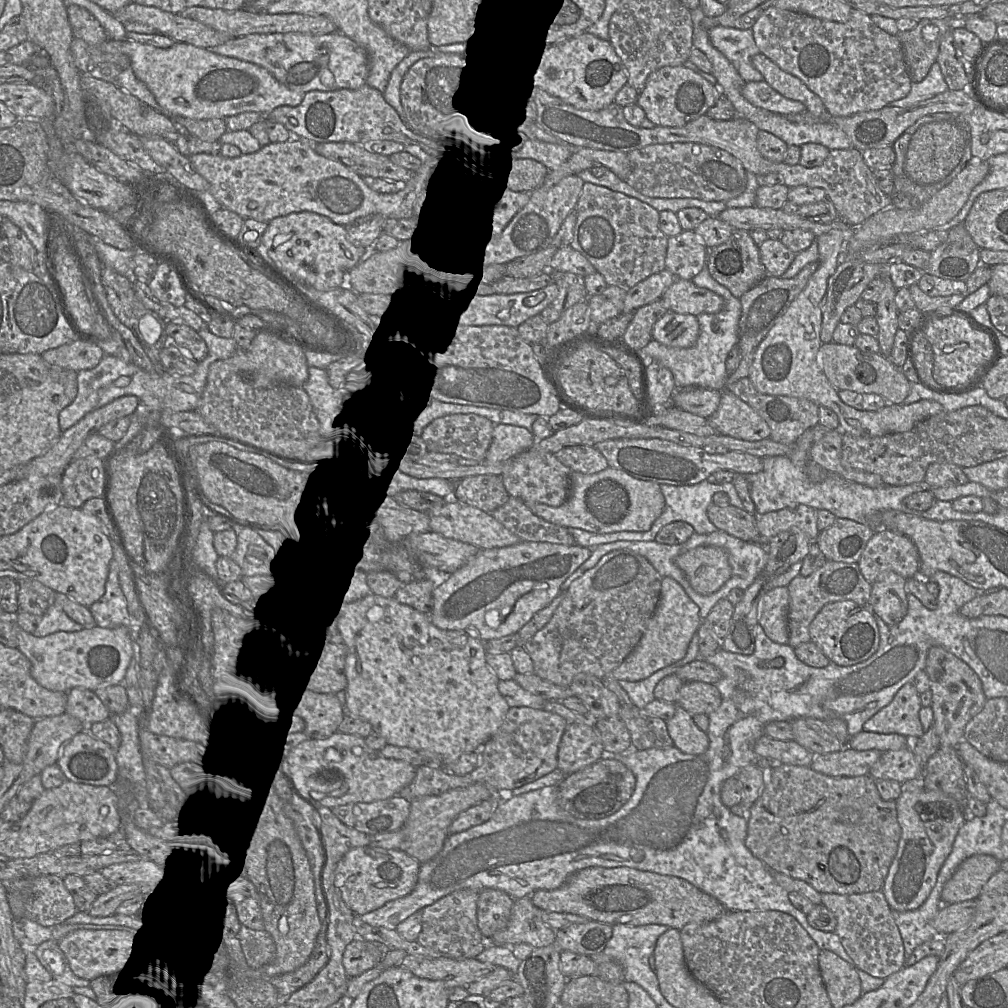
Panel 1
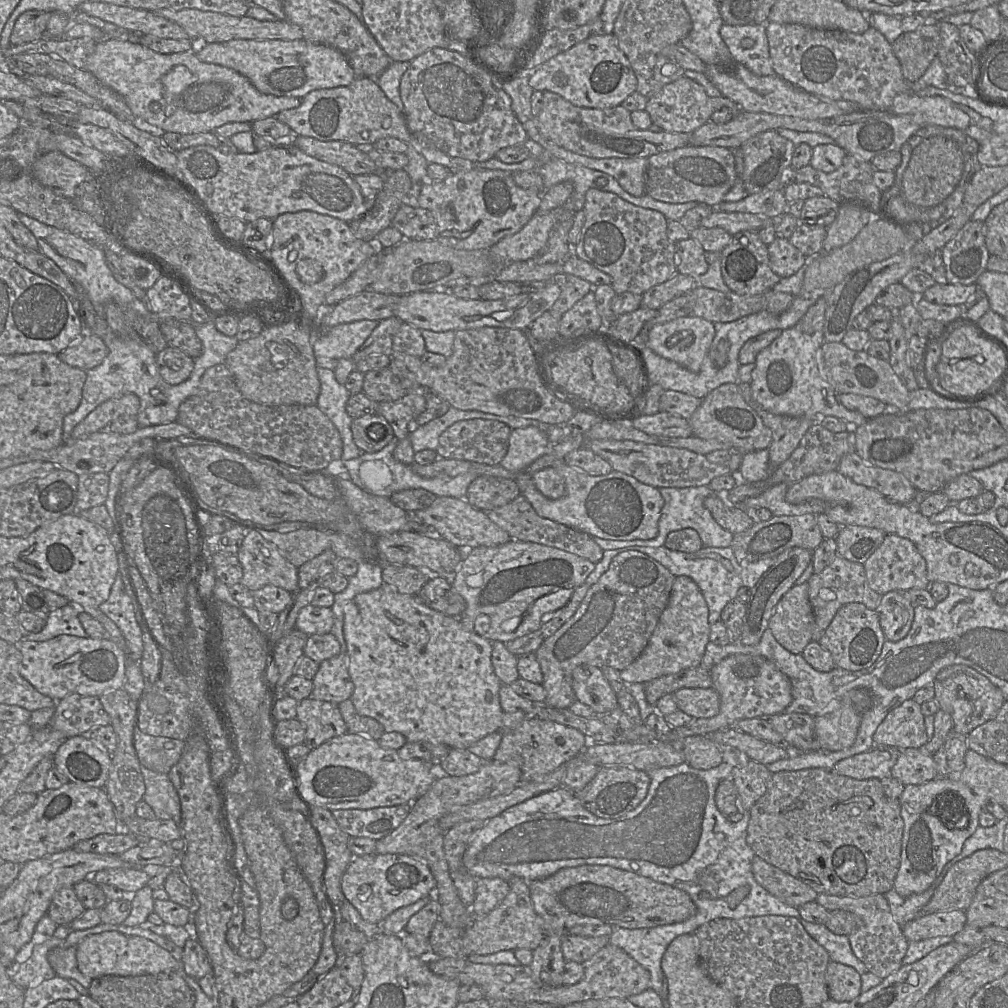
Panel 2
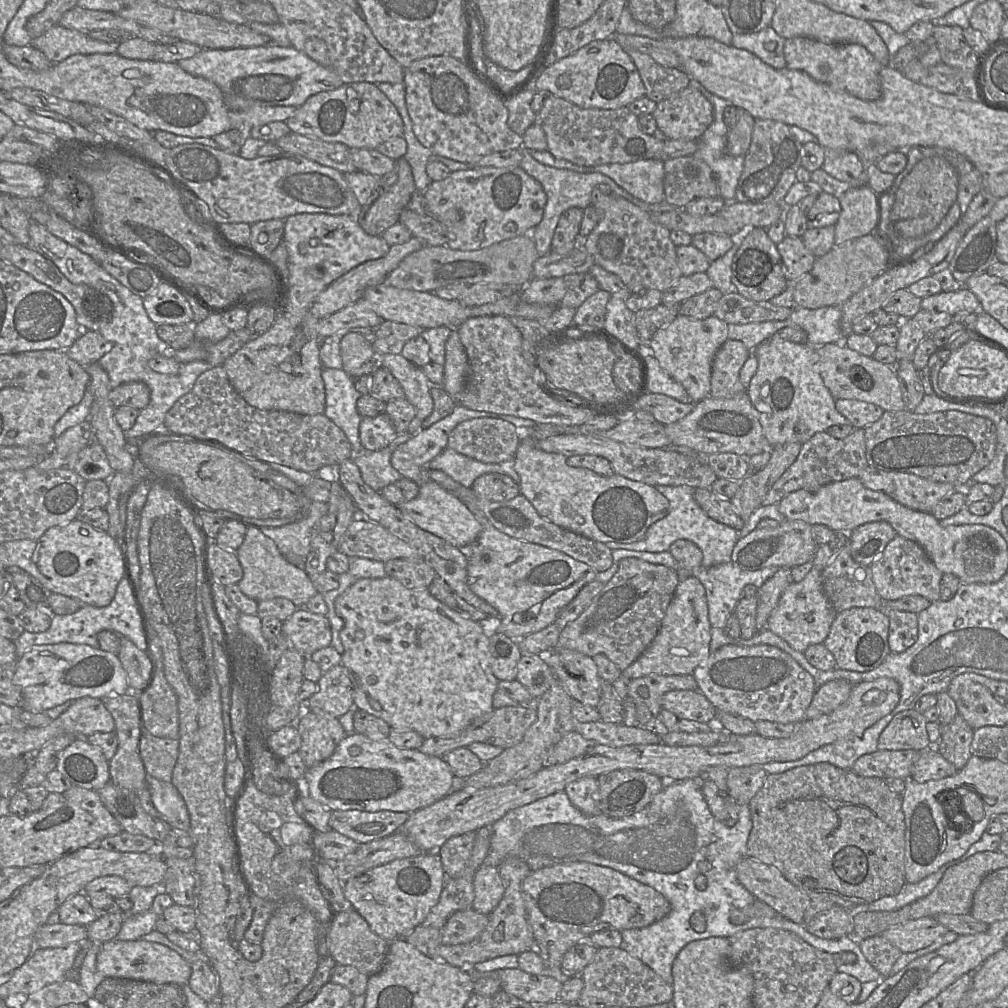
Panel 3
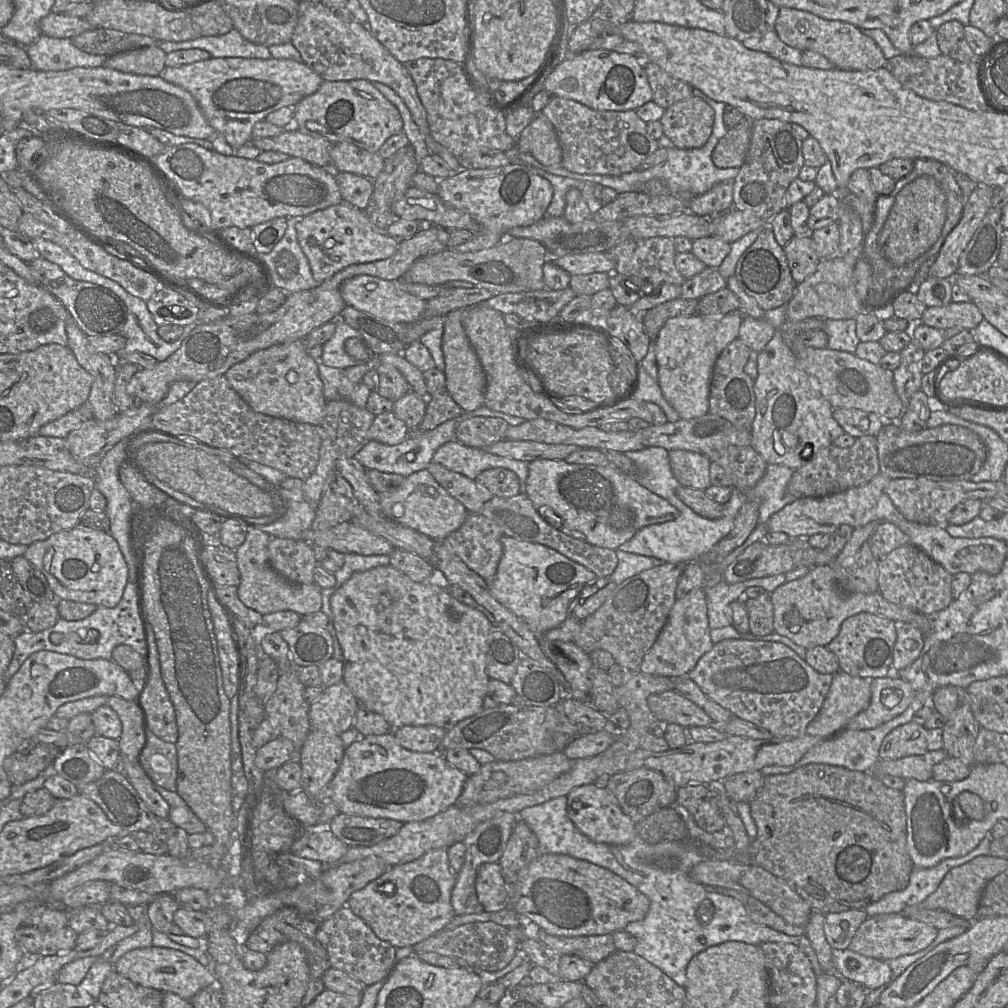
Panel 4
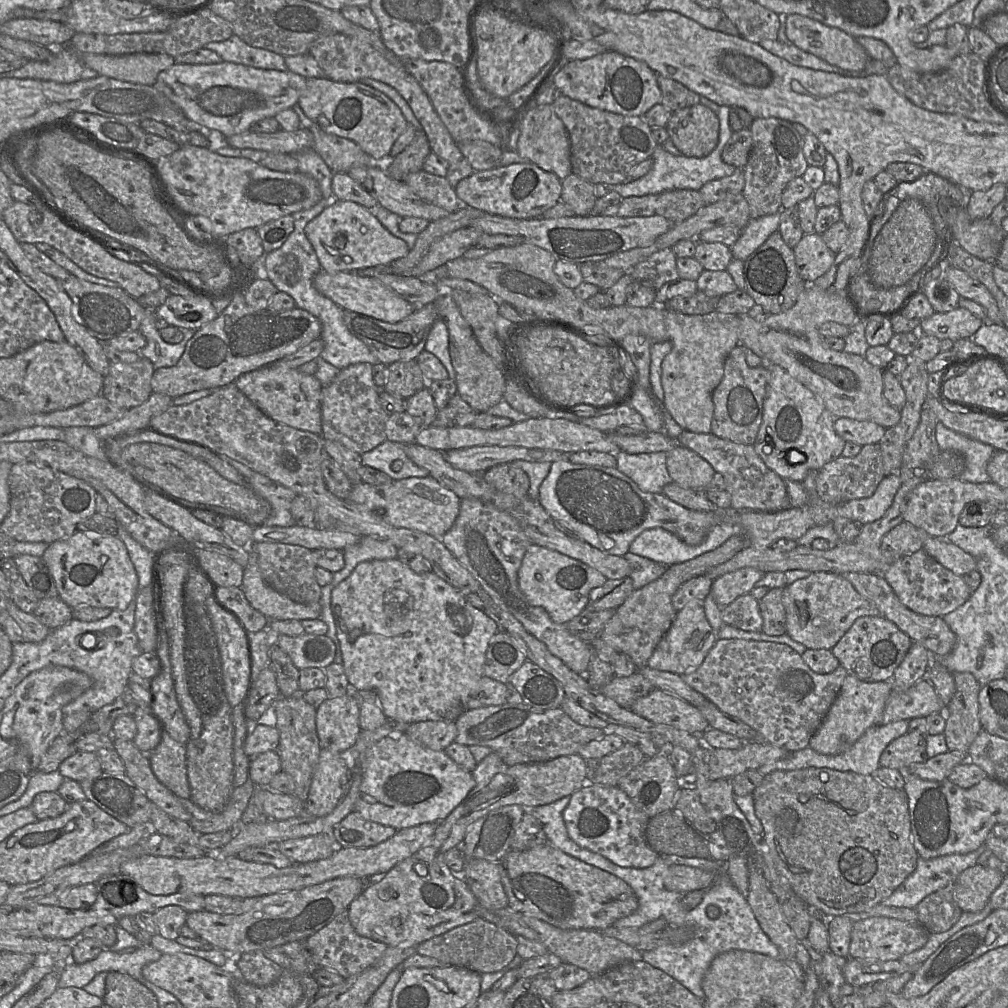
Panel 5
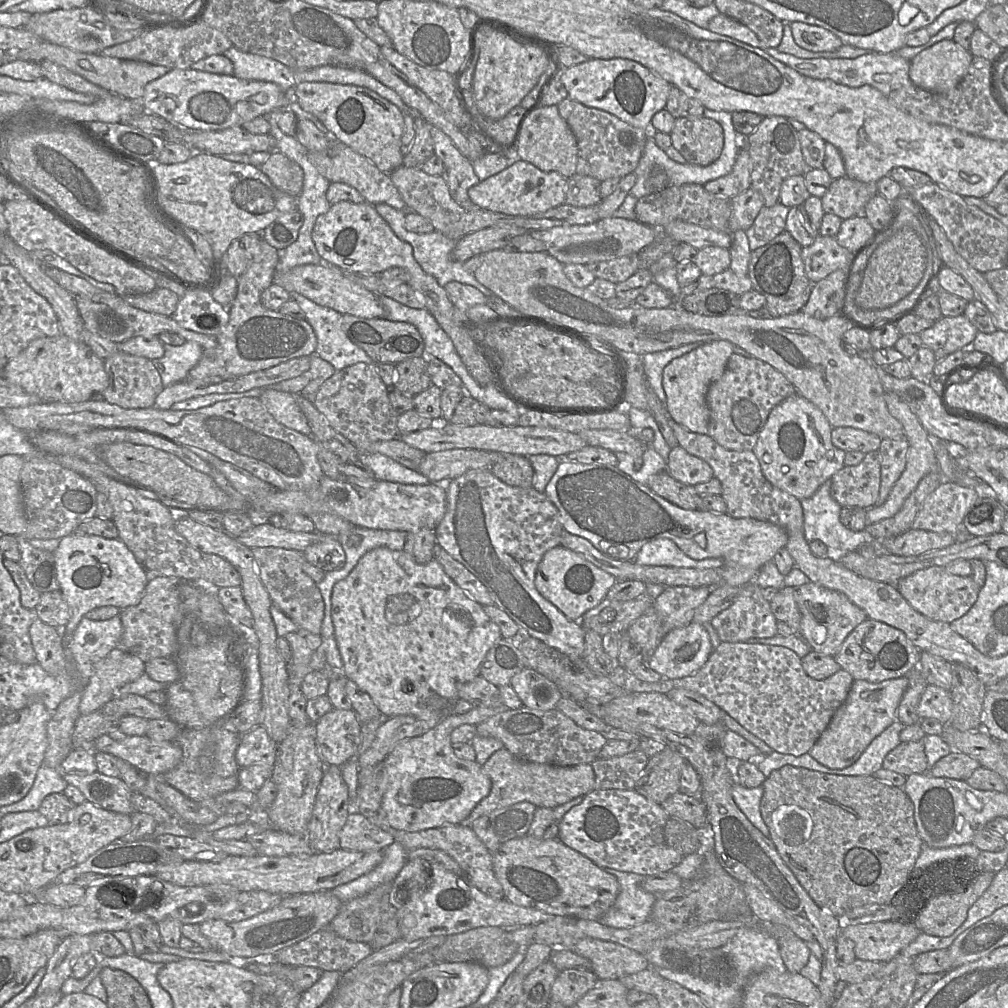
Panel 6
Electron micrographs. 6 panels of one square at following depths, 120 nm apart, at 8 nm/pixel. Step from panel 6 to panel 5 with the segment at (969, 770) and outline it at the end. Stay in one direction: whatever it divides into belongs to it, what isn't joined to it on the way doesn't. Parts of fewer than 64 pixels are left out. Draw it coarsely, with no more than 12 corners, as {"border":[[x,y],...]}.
{"border":[[947,751],[910,765],[905,773],[943,781],[965,754]]}

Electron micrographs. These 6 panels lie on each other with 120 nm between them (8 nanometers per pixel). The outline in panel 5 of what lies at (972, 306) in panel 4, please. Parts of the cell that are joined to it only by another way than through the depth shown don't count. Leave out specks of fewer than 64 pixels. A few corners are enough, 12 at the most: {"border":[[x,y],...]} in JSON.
{"border":[[958,306],[921,320],[919,334],[955,342],[983,320]]}

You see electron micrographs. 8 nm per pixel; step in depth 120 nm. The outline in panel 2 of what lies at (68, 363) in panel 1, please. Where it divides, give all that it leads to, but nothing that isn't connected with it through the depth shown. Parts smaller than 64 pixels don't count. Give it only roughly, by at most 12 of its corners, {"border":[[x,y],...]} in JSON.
{"border":[[85,329],[78,341],[57,355],[70,366],[90,370],[108,348]]}

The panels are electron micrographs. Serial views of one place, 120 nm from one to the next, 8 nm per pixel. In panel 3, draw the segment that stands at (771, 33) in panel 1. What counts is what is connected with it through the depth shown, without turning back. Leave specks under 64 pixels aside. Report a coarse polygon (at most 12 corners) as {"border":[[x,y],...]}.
{"border":[[785,40],[786,68],[866,101],[883,66],[859,44]]}

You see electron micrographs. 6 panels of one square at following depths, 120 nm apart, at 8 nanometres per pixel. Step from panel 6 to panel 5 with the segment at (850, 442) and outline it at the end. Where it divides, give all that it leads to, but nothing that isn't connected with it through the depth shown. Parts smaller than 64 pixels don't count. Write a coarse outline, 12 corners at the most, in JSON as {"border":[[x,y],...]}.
{"border":[[835,418],[846,442],[879,443],[886,430],[872,421]]}

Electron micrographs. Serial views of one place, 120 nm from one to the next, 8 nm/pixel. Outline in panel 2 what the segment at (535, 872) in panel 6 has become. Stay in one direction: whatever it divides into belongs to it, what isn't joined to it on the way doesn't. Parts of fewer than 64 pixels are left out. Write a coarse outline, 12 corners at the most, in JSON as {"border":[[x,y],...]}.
{"border":[[610,866],[528,882],[546,938],[528,966],[559,987],[578,925],[651,928],[696,914],[688,893]]}

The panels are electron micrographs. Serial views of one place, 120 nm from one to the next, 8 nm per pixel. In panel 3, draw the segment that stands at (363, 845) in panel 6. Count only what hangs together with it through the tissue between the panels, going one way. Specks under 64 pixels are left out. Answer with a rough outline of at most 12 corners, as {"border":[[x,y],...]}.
{"border":[[335,810],[332,830],[359,844],[395,833],[407,812]]}

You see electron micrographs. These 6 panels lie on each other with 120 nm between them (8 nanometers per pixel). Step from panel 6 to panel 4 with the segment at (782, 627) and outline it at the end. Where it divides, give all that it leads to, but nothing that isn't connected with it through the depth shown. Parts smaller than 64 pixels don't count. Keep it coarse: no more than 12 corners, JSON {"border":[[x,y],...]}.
{"border":[[771,593],[744,599],[749,633],[774,632]]}

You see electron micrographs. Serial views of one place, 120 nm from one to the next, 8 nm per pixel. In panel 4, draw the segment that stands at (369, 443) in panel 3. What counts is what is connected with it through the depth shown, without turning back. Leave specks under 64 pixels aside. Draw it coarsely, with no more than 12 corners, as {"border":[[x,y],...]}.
{"border":[[390,412],[375,416],[369,441],[393,446],[409,431]]}

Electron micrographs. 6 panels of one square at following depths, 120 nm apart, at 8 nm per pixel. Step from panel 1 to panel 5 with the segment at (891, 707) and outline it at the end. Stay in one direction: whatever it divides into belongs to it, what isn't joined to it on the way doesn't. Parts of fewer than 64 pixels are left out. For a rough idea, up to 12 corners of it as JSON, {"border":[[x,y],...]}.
{"border":[[907,732],[883,750],[880,766],[906,772],[928,759],[925,736]]}

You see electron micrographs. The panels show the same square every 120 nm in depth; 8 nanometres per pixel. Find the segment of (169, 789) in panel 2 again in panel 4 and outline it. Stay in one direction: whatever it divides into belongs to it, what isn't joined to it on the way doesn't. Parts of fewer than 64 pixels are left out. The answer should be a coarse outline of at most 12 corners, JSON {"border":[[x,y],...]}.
{"border":[[154,784],[170,807],[168,819],[188,834],[207,826],[177,792]]}

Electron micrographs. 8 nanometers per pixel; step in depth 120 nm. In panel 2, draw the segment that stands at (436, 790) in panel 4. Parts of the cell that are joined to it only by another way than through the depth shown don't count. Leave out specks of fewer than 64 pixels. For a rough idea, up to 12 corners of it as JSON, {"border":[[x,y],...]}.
{"border":[[351,733],[293,770],[331,812],[411,804],[440,775]]}

